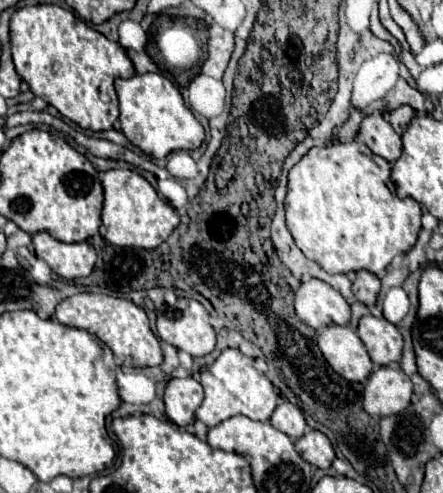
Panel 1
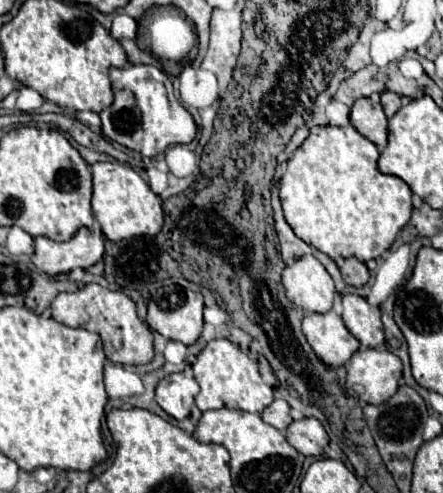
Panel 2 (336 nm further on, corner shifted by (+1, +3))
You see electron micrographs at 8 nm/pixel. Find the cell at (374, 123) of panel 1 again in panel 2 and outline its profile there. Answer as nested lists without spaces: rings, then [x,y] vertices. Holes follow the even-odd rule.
[[[359,98],[351,108],[351,124],[379,150],[387,146],[387,116],[381,104],[371,98]]]

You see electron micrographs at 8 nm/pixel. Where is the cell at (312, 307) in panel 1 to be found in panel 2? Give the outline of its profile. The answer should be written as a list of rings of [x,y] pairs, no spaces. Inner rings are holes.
[[[303,256],[283,272],[287,298],[305,312],[325,314],[335,300],[335,284],[315,256]]]

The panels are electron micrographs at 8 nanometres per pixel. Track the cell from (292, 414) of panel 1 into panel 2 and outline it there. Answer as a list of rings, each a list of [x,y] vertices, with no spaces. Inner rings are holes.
[[[273,400],[273,404],[269,404],[269,406],[261,412],[261,418],[263,418],[267,424],[275,426],[277,430],[281,430],[281,432],[293,422],[293,418],[291,418],[291,414],[289,414],[289,404],[287,404],[285,400]]]

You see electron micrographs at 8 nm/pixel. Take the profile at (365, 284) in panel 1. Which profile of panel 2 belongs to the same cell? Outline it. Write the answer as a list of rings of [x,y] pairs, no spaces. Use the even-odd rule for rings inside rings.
[[[347,258],[345,264],[341,266],[341,272],[343,272],[343,278],[347,284],[351,286],[365,286],[367,280],[369,280],[369,270],[363,262],[359,262],[357,258]]]

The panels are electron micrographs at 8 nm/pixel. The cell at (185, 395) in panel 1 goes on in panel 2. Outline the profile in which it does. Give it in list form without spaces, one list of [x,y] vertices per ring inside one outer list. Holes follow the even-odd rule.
[[[187,365],[182,372],[177,372],[165,376],[157,390],[155,390],[155,400],[157,404],[175,420],[183,420],[191,414],[193,398],[199,392],[199,384],[195,382],[193,370]]]

